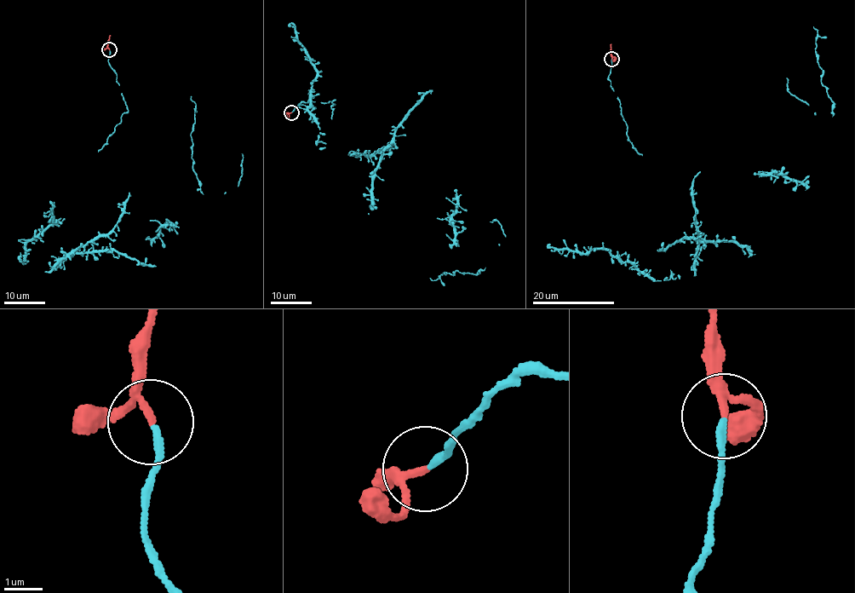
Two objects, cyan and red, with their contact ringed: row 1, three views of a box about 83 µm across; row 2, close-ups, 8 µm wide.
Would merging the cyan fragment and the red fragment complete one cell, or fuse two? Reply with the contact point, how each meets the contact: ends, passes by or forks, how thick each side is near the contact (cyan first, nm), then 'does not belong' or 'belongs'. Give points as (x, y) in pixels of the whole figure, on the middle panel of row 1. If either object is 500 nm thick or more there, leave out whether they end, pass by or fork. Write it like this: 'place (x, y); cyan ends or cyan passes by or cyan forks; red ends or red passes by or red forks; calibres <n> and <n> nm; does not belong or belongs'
place (291, 112); cyan ends; red passes by; calibres 170 and 140 nm; belongs

